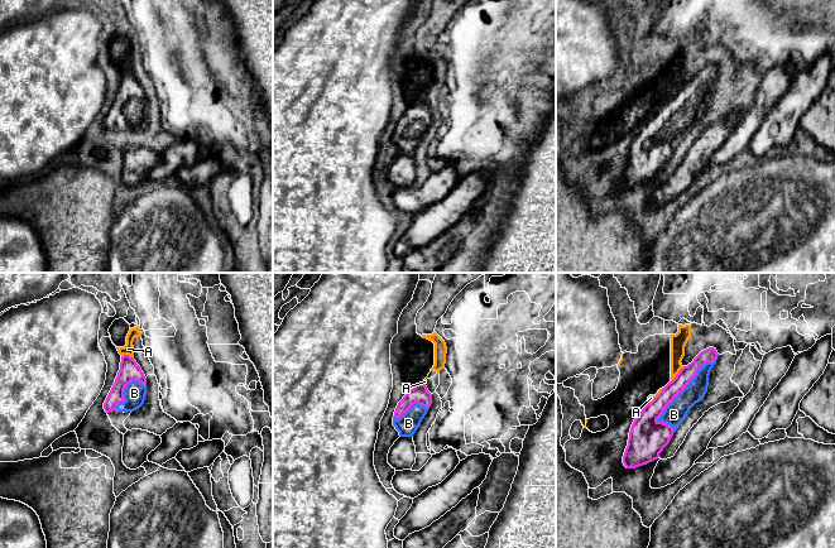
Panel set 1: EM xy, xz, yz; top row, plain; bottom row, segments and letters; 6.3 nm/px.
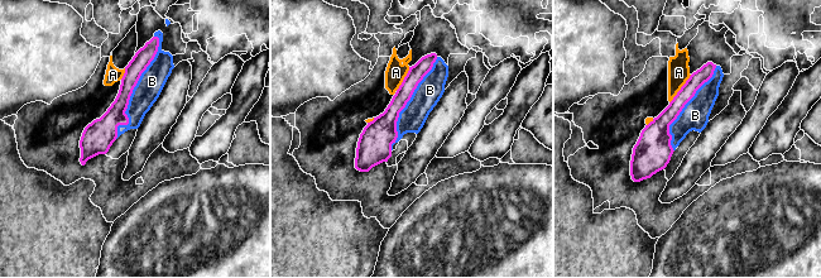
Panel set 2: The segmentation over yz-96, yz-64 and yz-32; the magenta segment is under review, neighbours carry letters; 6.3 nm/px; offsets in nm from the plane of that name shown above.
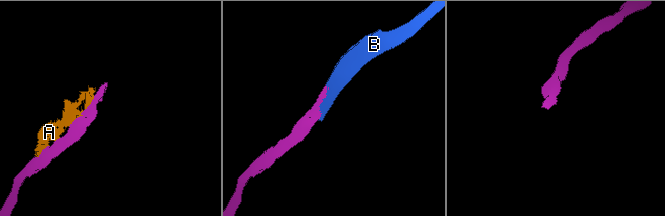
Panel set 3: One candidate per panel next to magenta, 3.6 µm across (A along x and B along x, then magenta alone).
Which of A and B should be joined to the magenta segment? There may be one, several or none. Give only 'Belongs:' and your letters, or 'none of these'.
Belongs: B

